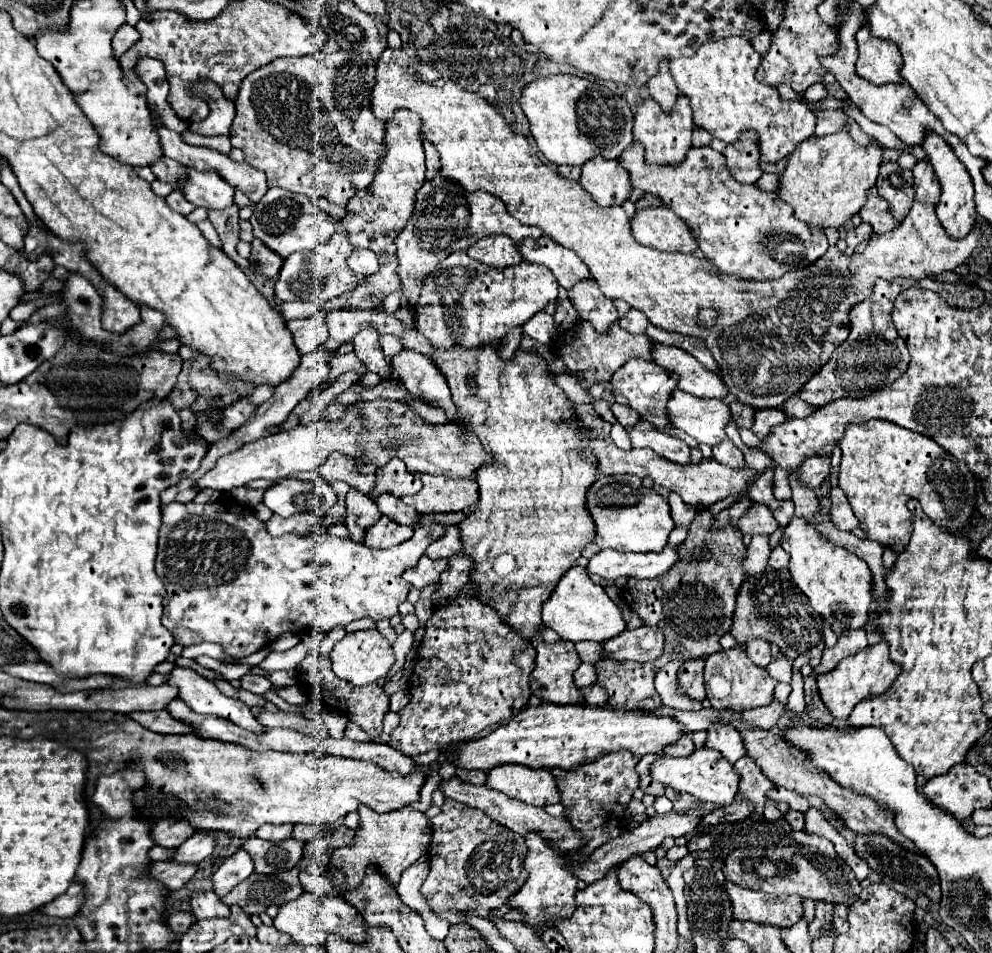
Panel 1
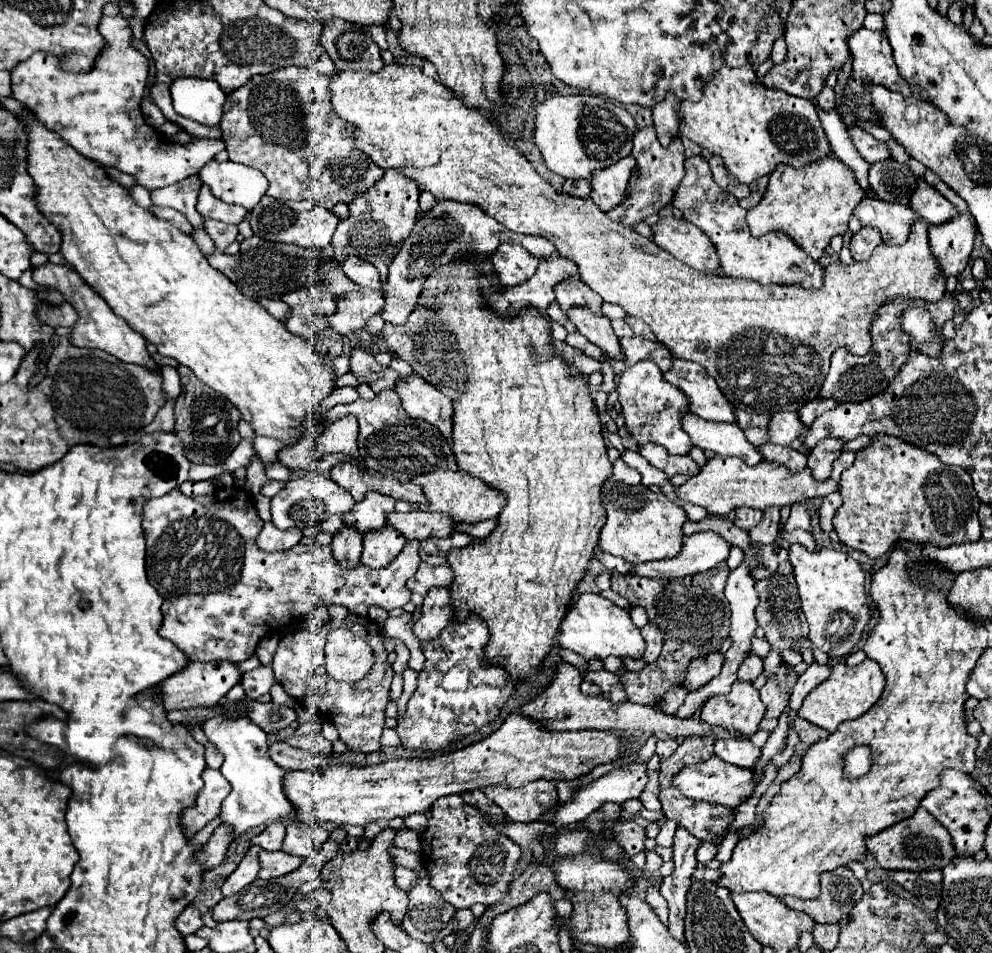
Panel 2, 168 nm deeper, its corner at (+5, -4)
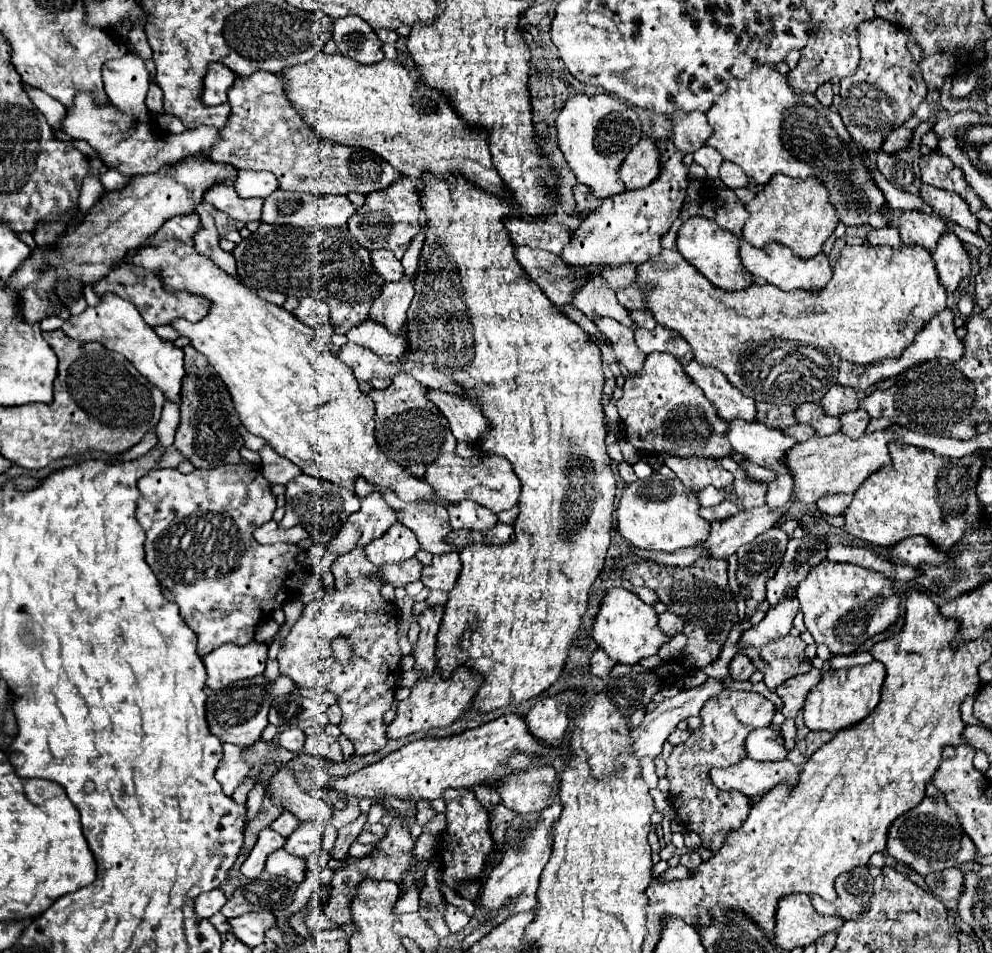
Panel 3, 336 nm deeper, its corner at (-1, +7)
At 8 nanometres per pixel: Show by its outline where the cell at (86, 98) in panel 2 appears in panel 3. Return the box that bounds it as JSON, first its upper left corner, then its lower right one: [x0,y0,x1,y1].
[63,53,219,177]

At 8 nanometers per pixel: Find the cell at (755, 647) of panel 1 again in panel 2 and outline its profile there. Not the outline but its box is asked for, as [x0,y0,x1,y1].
[739,654,763,682]

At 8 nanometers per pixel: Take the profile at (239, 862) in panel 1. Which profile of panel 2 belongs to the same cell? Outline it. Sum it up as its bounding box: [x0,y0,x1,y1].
[221,846,261,896]

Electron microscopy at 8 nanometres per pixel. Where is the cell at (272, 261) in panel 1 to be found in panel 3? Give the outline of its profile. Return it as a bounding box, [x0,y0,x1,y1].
[233,223,385,335]

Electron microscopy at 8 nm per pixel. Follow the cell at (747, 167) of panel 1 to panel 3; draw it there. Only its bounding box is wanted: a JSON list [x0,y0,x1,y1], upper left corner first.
[719,161,747,189]

